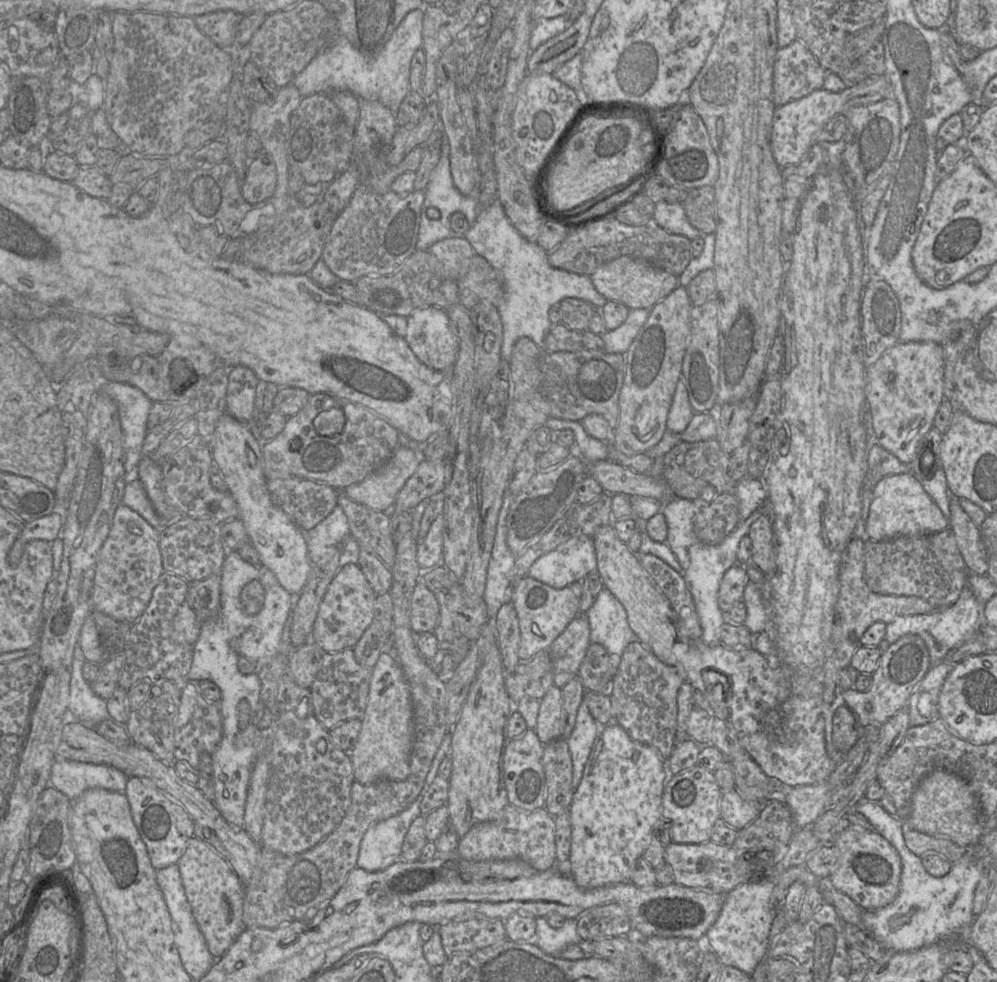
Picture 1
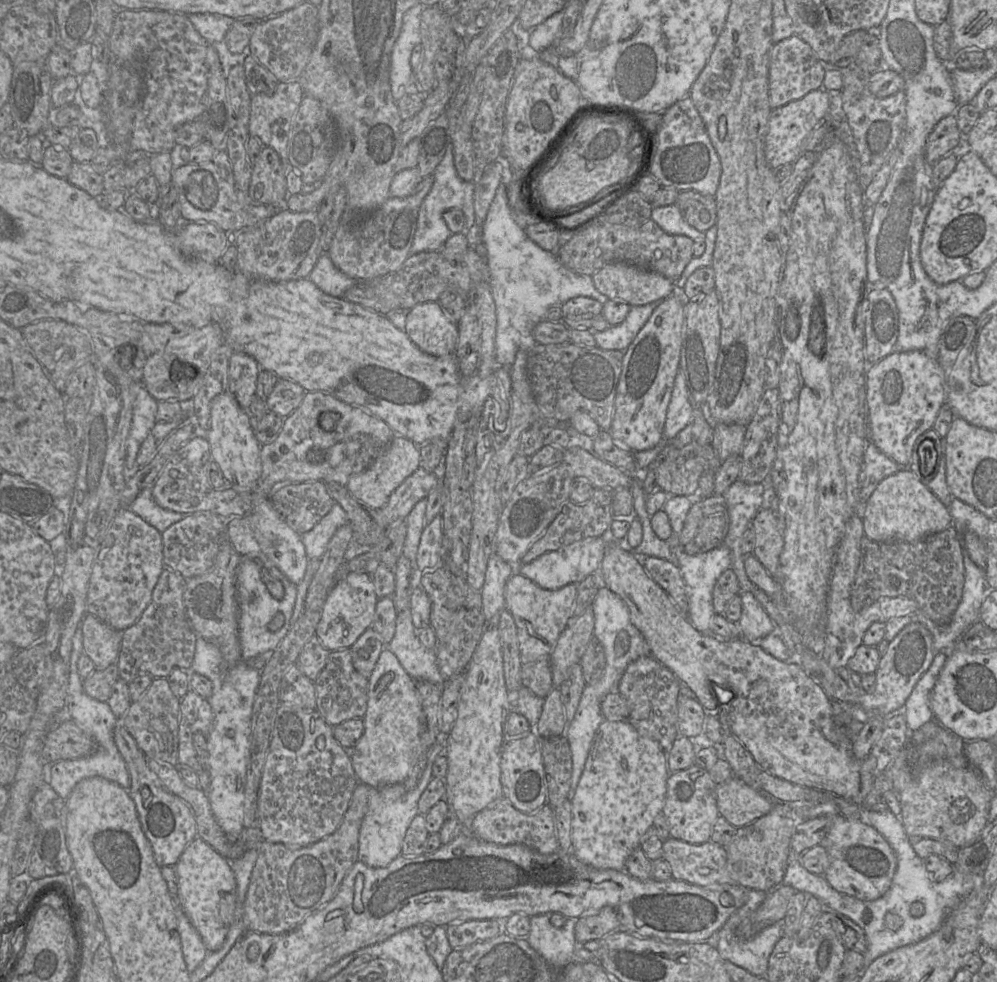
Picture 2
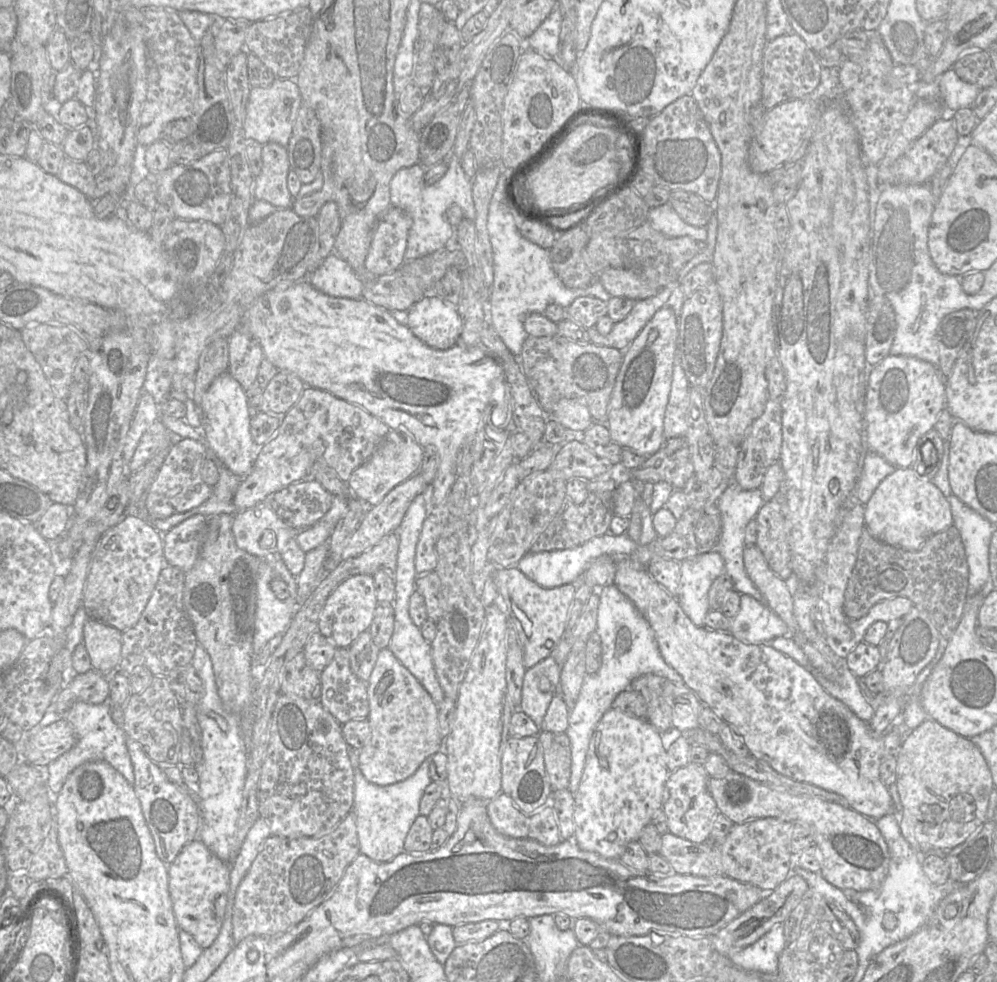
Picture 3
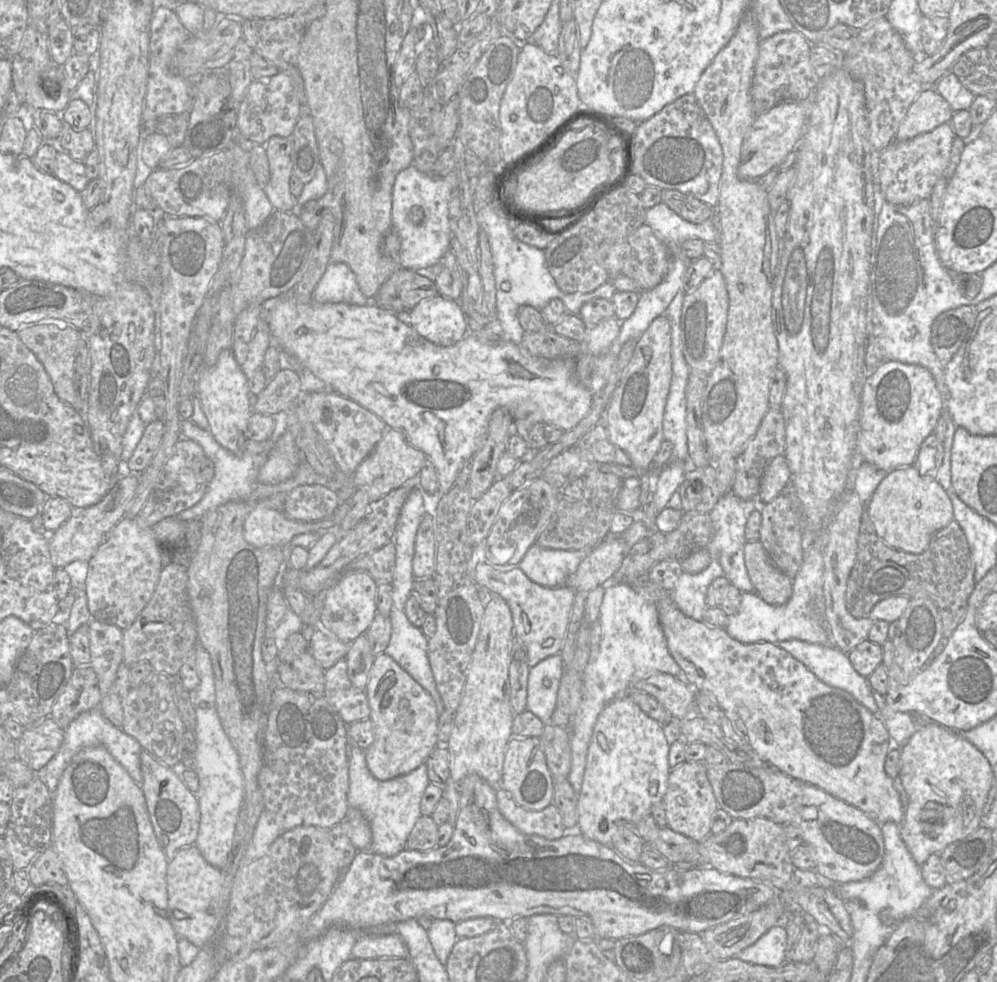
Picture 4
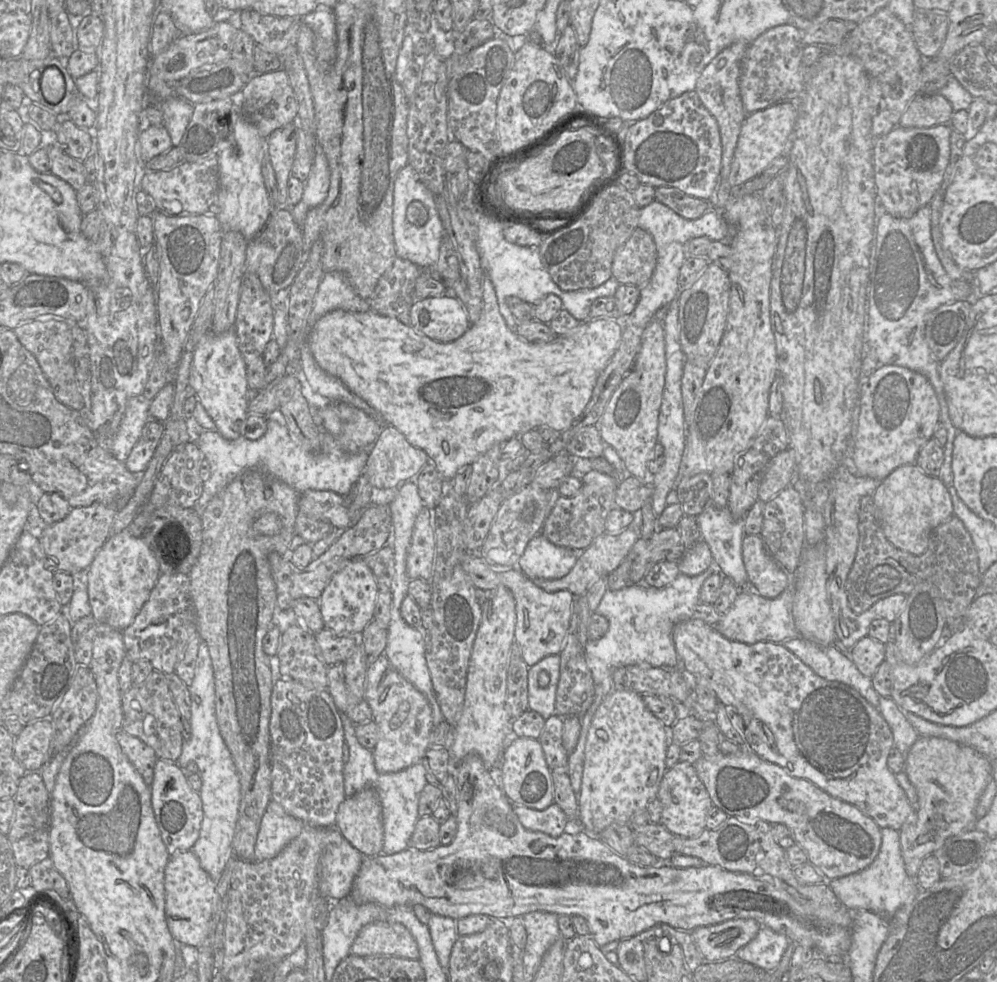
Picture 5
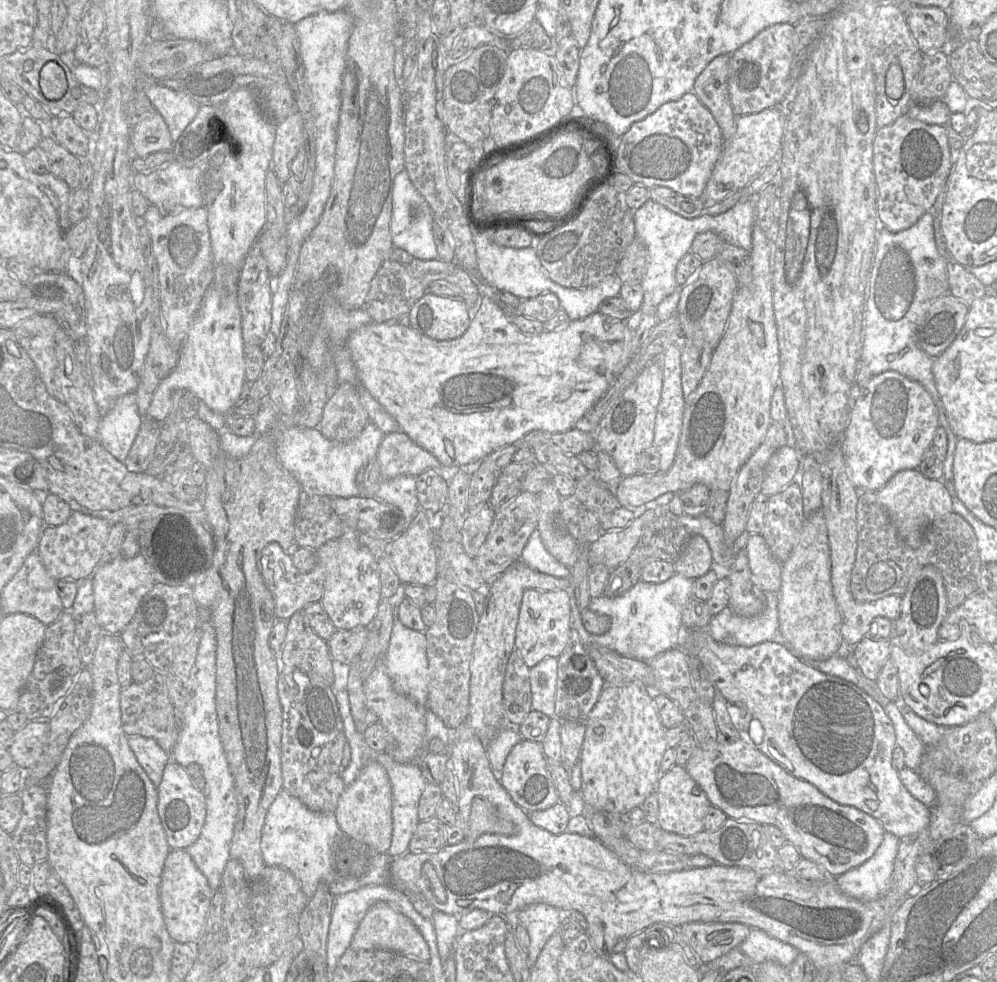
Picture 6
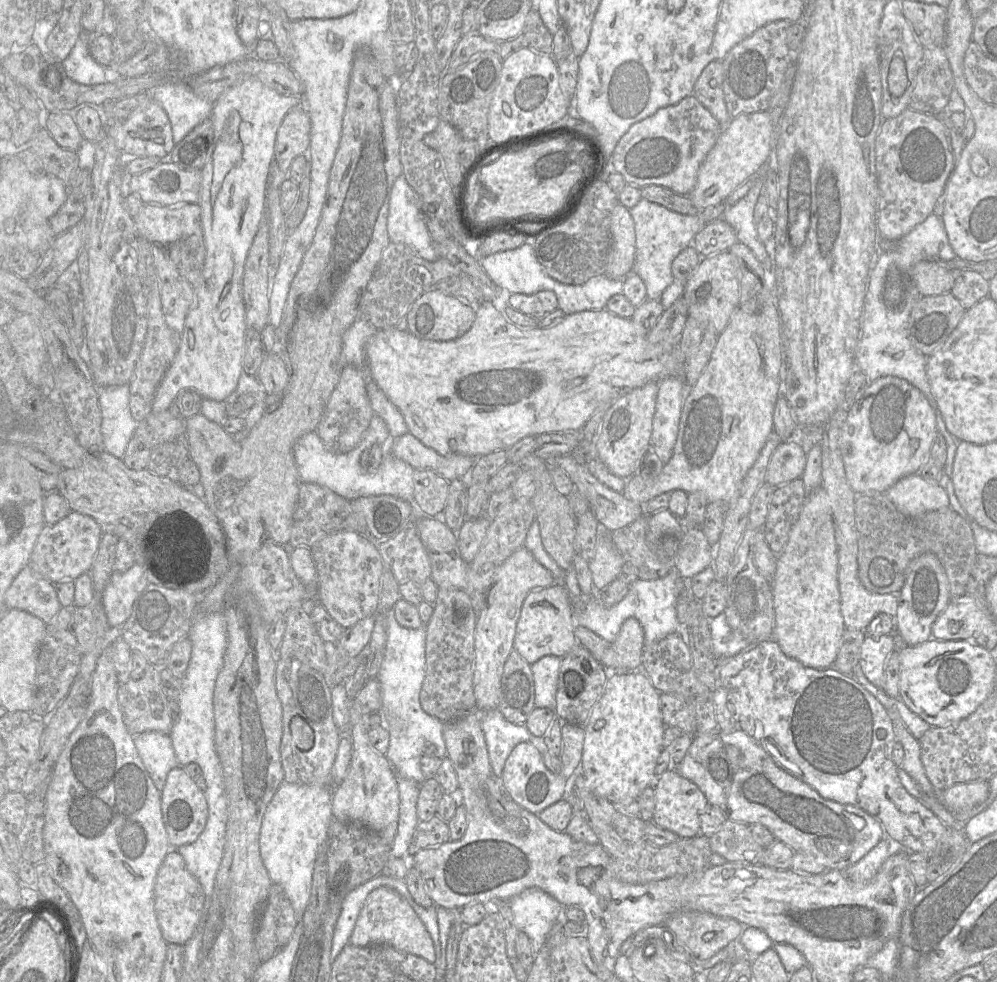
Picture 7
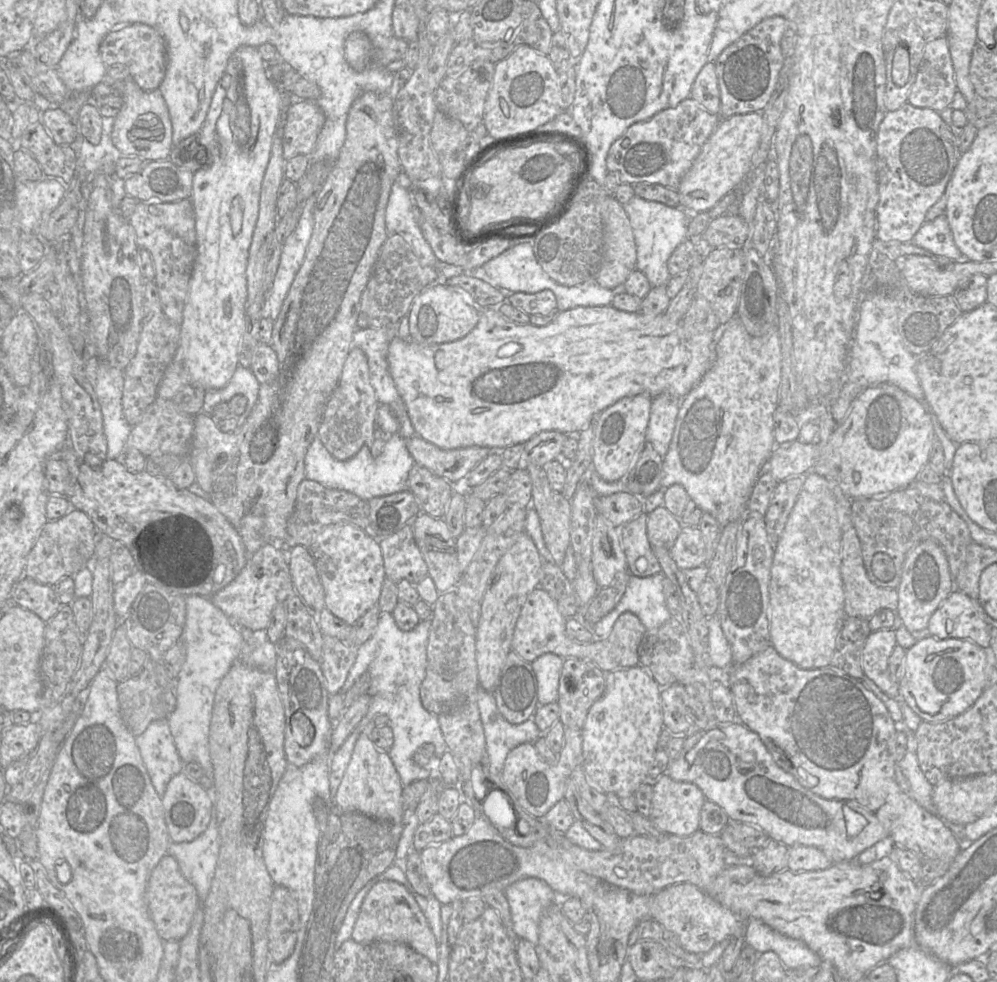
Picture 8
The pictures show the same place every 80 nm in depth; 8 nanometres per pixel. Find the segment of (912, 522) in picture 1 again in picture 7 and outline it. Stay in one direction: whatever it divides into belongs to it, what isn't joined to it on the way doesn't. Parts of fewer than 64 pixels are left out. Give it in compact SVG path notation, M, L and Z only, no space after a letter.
M919 474L901 478L887 490L886 496L899 512L909 517L950 506L948 494L941 484L928 482Z

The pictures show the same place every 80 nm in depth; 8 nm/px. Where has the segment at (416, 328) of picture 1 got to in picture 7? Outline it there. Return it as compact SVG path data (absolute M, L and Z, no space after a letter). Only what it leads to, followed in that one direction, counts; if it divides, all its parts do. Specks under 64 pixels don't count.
M430 288L414 301L406 316L408 331L416 337L446 341L464 335L471 328L476 312L454 296L445 294L436 288Z

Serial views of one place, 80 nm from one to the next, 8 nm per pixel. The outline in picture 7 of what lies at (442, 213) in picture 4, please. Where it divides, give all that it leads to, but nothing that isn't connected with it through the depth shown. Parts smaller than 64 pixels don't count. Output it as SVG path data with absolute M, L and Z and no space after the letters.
M403 174L395 180L392 187L387 231L392 243L408 245L427 261L439 258L420 210L420 199Z

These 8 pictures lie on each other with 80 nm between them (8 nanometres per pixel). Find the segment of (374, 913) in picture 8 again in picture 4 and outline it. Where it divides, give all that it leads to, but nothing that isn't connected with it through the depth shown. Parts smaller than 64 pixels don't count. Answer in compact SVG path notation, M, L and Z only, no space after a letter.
M361 934L352 949L354 959L408 958L409 950L398 934Z

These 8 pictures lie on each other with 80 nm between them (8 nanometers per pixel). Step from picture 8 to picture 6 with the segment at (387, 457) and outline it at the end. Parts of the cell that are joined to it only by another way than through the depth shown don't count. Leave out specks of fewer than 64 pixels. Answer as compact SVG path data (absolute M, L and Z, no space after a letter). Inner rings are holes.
M369 421L355 439L345 443L329 440L318 428L281 428L276 437L275 451L280 464L296 478L306 493L344 498L358 496L356 474L364 464L376 458L382 440L376 428ZM398 475L391 479L381 479L374 496L397 506L403 513L406 526L419 510L415 476Z

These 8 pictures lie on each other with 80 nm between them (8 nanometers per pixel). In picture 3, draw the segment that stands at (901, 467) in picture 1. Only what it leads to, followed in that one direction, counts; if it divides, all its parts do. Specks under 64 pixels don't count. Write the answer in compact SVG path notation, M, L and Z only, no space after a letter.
M867 451L856 485L856 496L859 503L867 504L879 484L895 469L896 467L887 462L881 455Z

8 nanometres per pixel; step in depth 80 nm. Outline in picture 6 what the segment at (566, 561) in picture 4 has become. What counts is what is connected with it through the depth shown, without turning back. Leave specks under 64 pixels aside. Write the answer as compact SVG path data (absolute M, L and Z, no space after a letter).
M534 530L522 551L520 561L528 567L556 578L569 578L571 570L555 559L545 548L540 531Z

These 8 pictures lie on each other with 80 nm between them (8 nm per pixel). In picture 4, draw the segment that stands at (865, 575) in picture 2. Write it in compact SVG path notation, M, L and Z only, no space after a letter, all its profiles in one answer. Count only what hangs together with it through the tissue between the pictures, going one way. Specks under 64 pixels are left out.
M865 504L857 556L847 581L846 608L855 619L862 619L869 615L876 603L886 598L929 598L941 617L943 638L947 640L965 615L968 599L976 585L974 572L968 541L954 519L932 536L923 553L912 554L889 547L877 535Z

